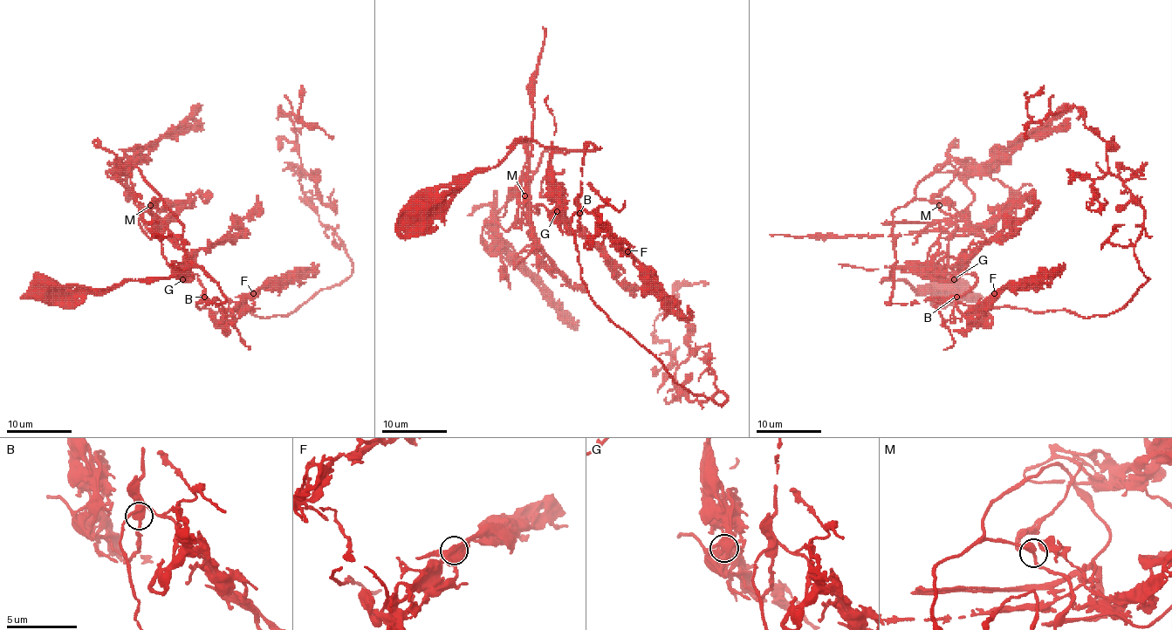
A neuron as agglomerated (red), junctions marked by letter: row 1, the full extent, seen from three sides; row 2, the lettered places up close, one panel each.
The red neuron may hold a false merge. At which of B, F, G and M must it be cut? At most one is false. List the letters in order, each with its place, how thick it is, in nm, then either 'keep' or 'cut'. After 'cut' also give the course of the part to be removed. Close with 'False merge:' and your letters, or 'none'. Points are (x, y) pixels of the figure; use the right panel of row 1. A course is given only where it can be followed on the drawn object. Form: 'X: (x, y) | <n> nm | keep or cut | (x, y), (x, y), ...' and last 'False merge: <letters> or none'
B: (956, 297) | 400 nm | keep
F: (994, 293) | 480 nm | keep
G: (954, 279) | 320 nm | keep
M: (939, 205) | 280 nm | keep
False merge: none

